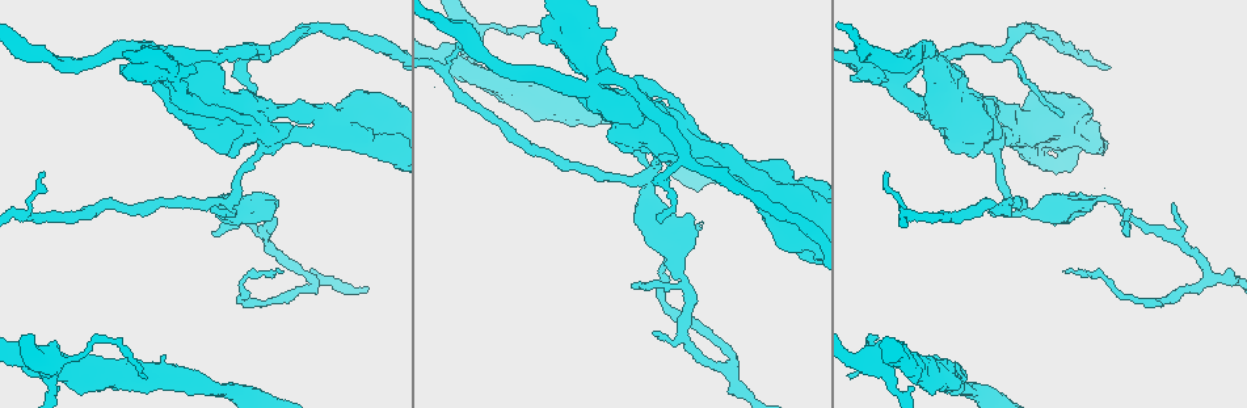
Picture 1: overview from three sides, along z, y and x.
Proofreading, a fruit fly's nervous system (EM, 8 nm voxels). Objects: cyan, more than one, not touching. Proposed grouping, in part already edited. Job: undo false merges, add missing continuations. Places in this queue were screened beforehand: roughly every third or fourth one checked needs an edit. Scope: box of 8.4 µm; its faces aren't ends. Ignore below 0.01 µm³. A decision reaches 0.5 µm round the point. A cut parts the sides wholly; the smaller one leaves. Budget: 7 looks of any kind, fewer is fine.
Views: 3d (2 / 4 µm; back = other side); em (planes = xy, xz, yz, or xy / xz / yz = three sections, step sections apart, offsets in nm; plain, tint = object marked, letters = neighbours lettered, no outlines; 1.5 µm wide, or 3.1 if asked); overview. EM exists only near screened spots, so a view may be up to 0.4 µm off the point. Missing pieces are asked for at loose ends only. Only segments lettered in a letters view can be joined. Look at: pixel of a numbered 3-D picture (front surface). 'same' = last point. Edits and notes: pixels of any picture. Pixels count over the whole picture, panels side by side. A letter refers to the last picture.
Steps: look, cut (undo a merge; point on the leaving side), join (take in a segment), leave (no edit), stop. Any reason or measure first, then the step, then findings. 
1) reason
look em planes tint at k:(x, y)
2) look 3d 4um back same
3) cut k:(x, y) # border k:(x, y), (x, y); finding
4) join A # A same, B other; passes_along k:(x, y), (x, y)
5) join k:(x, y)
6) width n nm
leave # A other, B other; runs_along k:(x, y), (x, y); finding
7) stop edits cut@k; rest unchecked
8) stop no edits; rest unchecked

stops while still wide
look 3d 2um at 1:(539, 37)

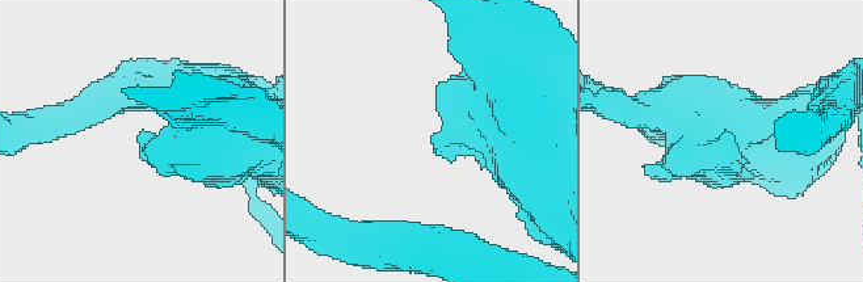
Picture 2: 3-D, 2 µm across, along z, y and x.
look em xz step 4 tint at 2:(438, 143)

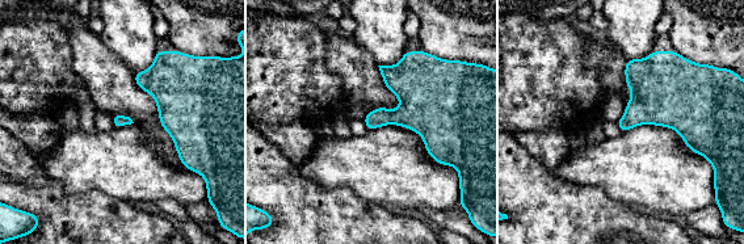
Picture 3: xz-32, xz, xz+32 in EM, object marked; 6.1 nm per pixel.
look em planes letters same

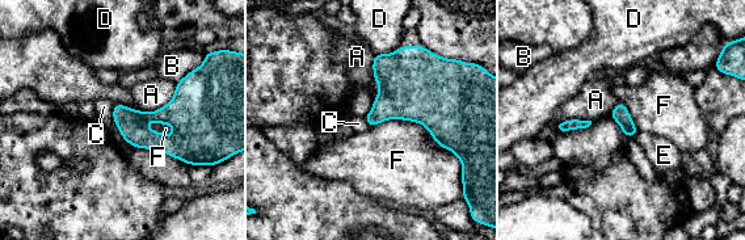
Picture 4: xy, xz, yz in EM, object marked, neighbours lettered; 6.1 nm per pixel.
leave # A other, B other, C other, D other, E other, F other; border 4:(114, 104), (112, 121); no lettered segment goes on from it

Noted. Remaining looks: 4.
three arms meet
look em planes tint at 1:(227, 204)

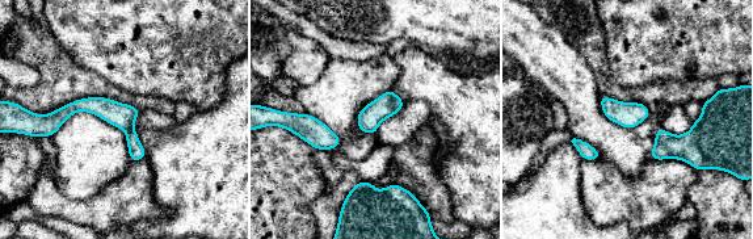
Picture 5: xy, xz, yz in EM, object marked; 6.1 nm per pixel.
look em planes letters same

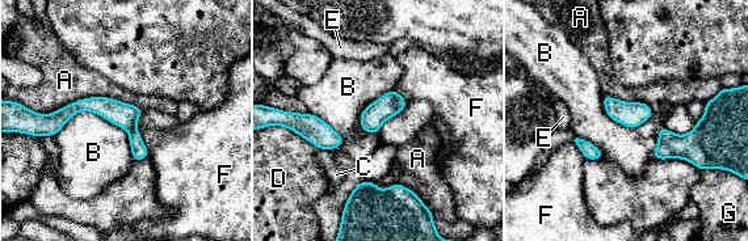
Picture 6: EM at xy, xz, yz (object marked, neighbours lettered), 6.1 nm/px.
cut 6:(139, 151) # A other, B other, C other, D other, E other, F other, G other; border 6:(135, 129), (129, 132); a second cell is stuck on

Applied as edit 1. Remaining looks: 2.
stop edits cut@6; rest unchecked

